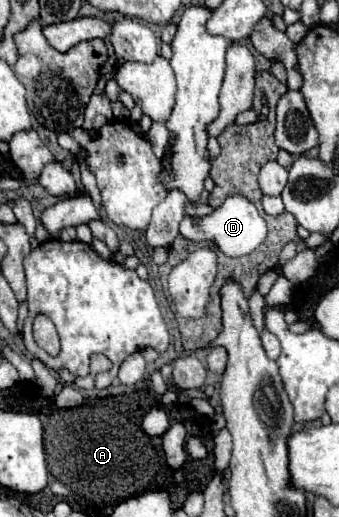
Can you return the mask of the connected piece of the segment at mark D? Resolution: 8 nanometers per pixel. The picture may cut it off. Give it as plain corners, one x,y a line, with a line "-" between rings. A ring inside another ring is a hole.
233,194
233,196
227,196
221,206
217,206
211,214
203,216
203,218
185,216
179,224
179,234
183,238
195,240
195,242
211,240
219,246
219,250
223,250
225,256
239,258
239,256
251,254
267,238
267,222
247,196

